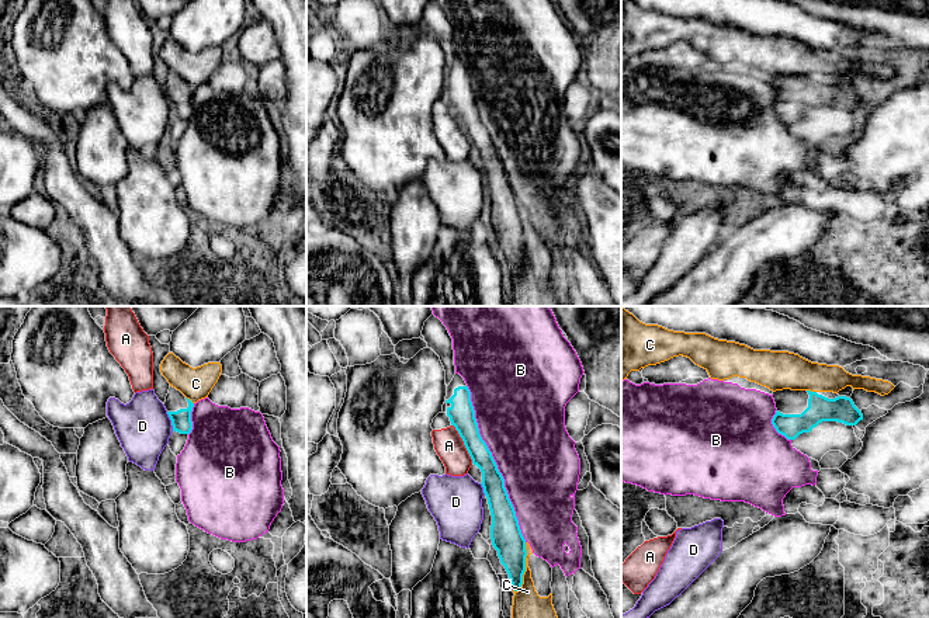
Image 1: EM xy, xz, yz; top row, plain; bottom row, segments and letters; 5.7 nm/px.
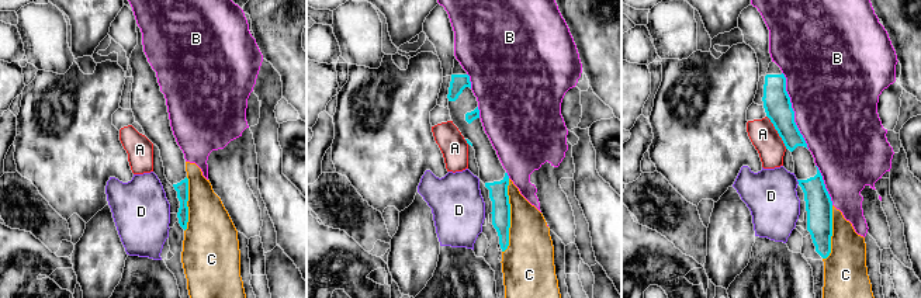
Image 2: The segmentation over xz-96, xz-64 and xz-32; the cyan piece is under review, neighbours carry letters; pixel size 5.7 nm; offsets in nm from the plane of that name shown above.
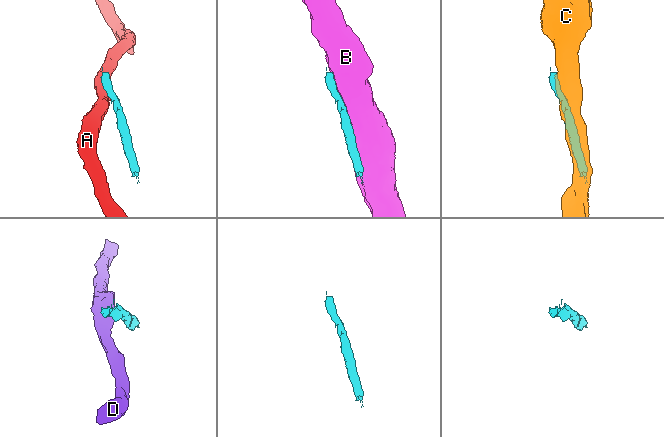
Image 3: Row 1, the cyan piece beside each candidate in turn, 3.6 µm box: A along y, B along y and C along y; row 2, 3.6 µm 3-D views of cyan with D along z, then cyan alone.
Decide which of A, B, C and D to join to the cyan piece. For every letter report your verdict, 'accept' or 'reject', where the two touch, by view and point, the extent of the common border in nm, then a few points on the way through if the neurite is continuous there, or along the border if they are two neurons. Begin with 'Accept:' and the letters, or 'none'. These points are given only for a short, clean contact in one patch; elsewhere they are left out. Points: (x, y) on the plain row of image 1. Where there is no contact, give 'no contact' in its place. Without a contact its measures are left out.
Accept: none
A: reject | xz (464, 129) | 260 nm | along xz (451, 110), (472, 148)
B: reject | xz (495, 149) | 950 nm
C: reject | xz (524, 253) | 300 nm
D: reject | xy (172, 107) | 120 nm | along xy (166, 97), (173, 115)

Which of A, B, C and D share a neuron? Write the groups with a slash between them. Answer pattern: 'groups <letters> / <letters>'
groups A / B / C / D

